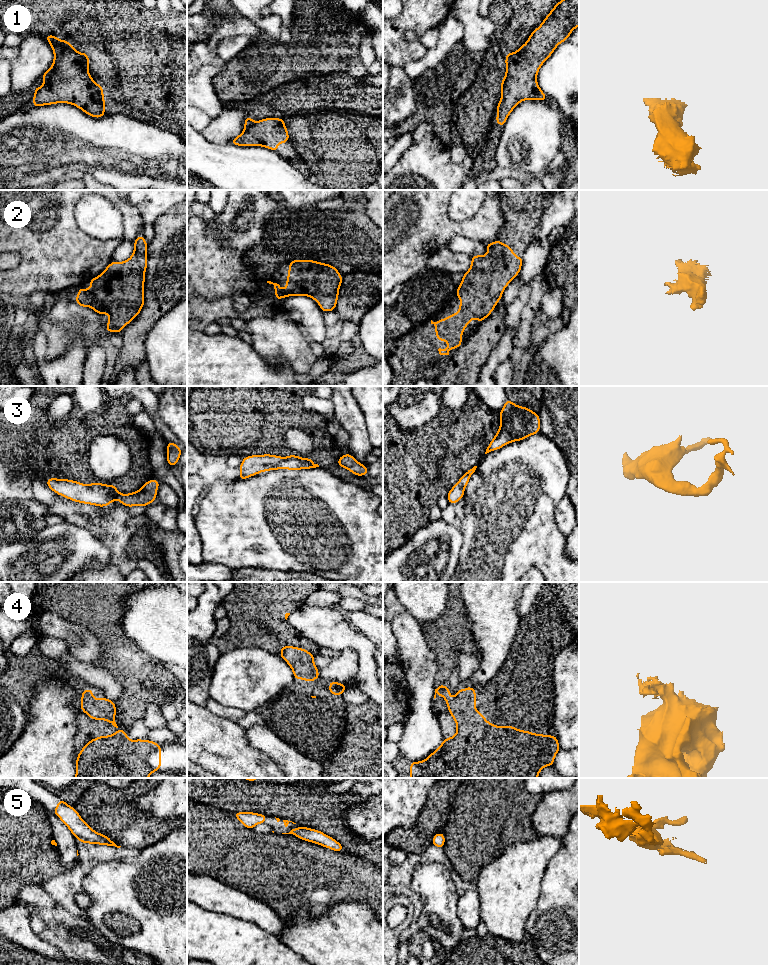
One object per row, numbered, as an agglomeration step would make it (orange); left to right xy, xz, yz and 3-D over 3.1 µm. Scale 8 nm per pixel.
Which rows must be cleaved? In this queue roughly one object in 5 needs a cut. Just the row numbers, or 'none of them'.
5

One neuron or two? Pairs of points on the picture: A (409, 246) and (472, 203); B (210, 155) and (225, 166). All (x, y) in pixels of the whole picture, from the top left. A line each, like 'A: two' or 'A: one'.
A: two
B: one

